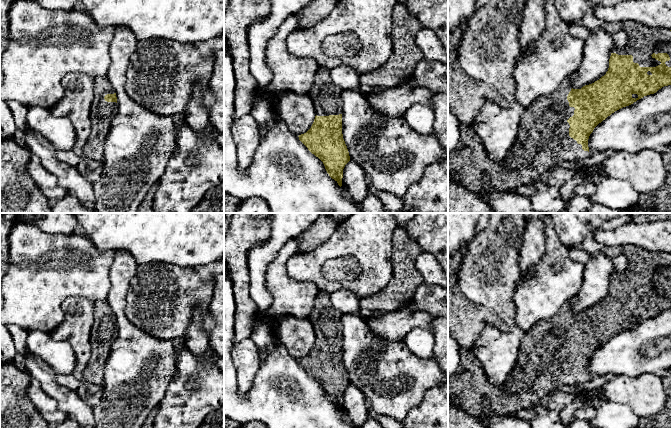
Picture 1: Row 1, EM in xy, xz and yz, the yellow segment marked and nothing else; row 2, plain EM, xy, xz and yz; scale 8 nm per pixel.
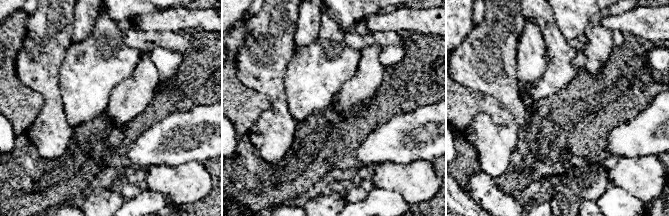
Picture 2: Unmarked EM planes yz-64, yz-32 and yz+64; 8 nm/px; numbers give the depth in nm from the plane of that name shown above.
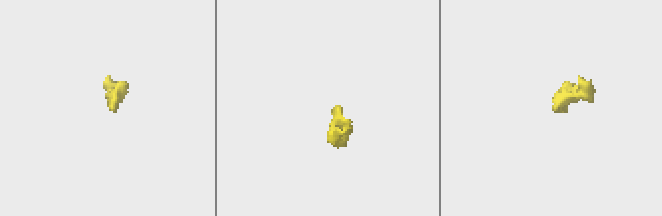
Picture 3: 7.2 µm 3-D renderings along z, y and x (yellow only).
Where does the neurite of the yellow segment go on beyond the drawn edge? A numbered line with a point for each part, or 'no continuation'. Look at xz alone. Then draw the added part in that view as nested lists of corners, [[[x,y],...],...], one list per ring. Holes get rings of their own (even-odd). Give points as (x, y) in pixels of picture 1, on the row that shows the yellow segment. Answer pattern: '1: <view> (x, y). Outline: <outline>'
1: xz (326, 96). Outline: [[[320,66],[308,93],[313,101],[316,115],[329,116],[341,114],[341,93],[342,89],[331,80],[330,69]]]

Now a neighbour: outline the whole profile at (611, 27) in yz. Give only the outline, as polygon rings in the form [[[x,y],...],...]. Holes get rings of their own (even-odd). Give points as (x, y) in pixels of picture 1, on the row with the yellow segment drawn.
[[[606,22],[605,30],[610,34],[613,35],[616,32],[624,30],[623,24],[618,22]]]

